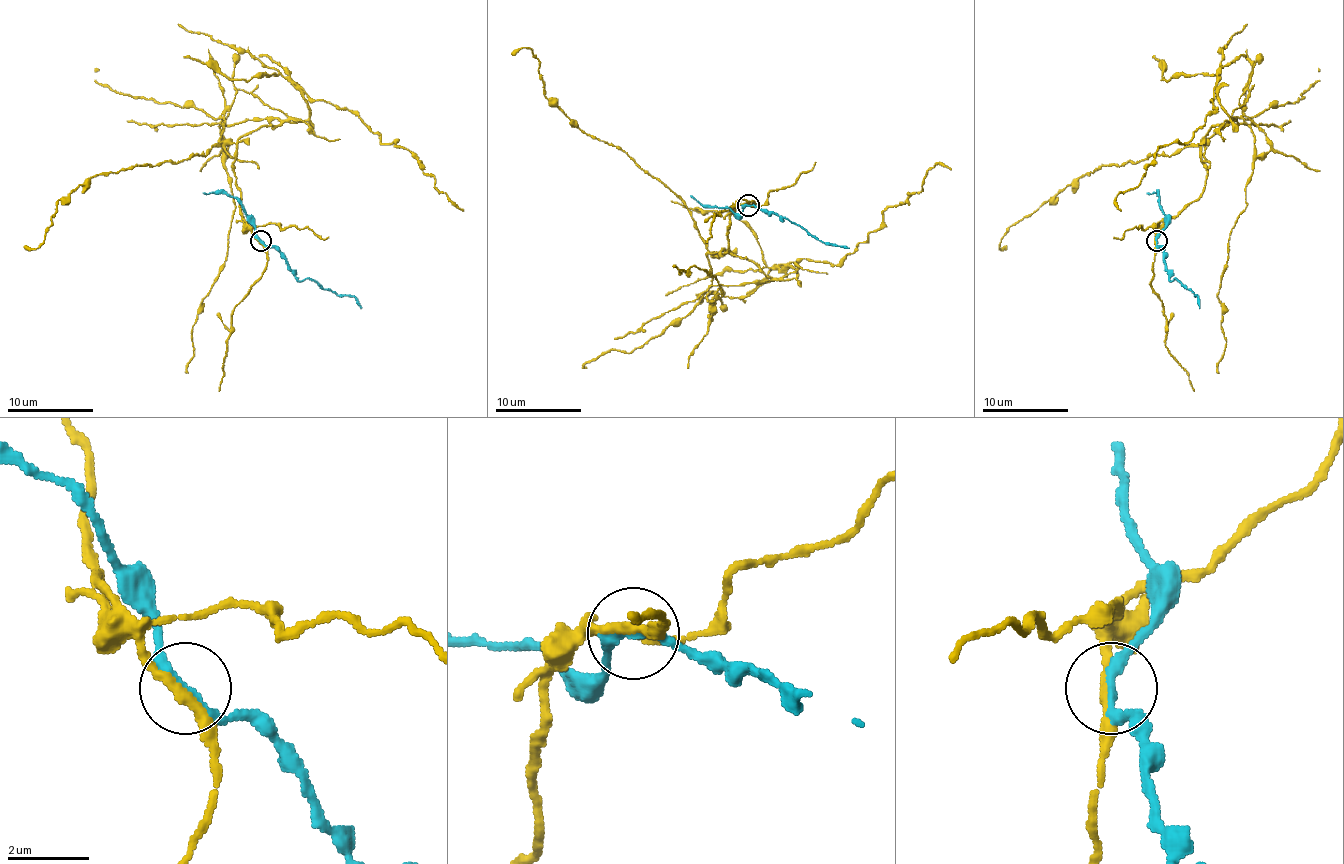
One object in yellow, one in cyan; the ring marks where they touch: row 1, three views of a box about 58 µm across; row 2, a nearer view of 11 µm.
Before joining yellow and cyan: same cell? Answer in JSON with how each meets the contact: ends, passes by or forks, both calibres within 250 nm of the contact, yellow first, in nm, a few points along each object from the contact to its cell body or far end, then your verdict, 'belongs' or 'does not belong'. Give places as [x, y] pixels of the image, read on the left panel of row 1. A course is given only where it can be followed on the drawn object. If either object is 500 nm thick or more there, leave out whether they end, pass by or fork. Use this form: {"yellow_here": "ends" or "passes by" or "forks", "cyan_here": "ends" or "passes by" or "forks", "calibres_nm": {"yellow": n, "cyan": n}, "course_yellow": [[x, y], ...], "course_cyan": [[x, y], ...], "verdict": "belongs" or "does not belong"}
{"yellow_here": "passes by", "cyan_here": "passes by", "calibres_nm": {"yellow": 240, "cyan": 240}, "course_yellow": [[261, 241], [242, 218], [235, 147], [265, 125], [304, 121], [306, 98], [411, 153], [463, 211]], "course_cyan": [[261, 241], [278, 252], [300, 280], [311, 278], [336, 295], [353, 297], [362, 308]], "verdict": "does not belong"}

